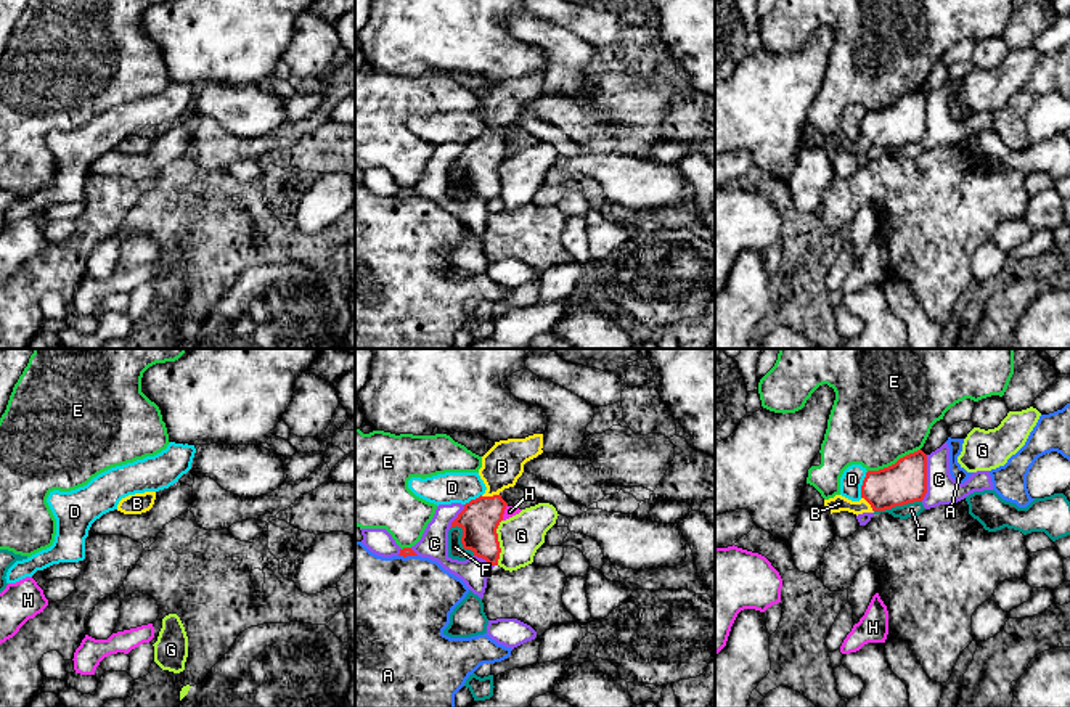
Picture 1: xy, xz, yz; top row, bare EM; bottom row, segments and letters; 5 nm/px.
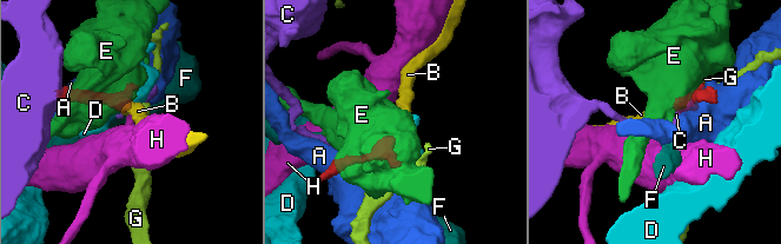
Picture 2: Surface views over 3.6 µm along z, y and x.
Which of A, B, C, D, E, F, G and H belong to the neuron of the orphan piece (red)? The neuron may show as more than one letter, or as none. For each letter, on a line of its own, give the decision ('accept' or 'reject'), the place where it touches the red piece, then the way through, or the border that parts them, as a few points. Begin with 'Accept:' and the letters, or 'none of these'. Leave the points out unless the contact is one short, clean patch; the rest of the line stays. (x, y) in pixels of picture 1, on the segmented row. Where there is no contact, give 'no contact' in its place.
Accept: B
A: reject; contact xz (408, 555)
B: accept; contact xz (489, 497); way xz (479, 519), (489, 508), (489, 497), (502, 466)
C: reject; contact yz (926, 478)
D: reject; contact yz (863, 484); border yz (868, 471), (860, 497)
E: reject; contact yz (895, 463)
F: reject; contact yz (897, 505); border yz (921, 500), (874, 511)
G: reject; contact xz (498, 542); border xz (502, 519), (497, 529), (500, 548), (497, 564)
H: reject; contact xz (503, 513); border xz (506, 505), (502, 519)

